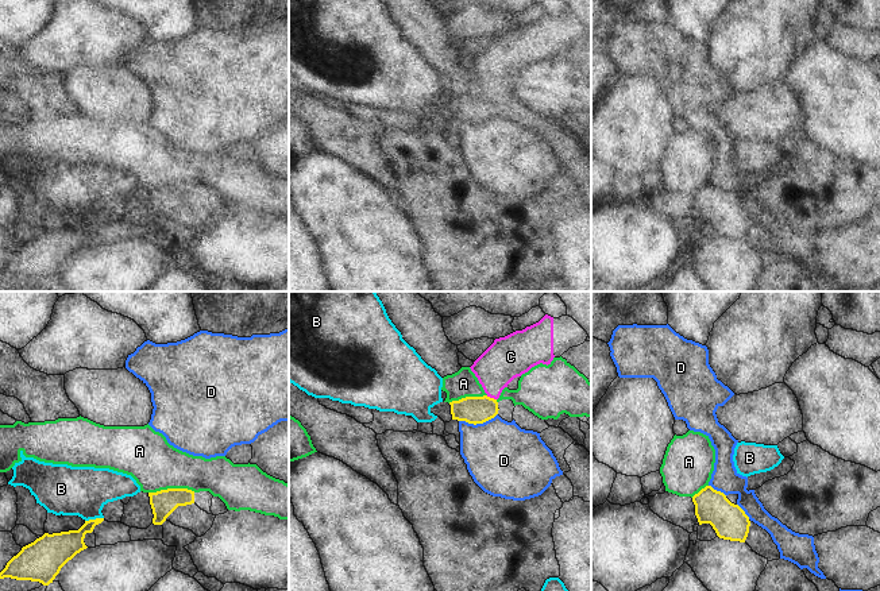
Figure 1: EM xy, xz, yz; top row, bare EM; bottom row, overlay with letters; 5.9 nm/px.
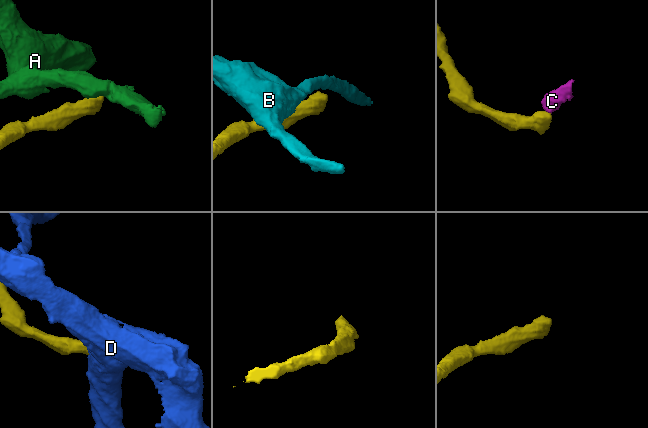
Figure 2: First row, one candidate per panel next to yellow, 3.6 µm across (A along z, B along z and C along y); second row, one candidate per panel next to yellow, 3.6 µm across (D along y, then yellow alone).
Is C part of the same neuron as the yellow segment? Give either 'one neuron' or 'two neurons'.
one neuron

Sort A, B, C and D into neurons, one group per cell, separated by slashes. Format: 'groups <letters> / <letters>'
groups A / B / C / D

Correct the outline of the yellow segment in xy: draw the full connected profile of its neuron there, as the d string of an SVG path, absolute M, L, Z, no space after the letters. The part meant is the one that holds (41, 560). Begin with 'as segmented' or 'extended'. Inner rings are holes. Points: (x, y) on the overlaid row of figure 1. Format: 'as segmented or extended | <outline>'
as segmented | M104 518L85 521L78 530L61 533L45 533L34 542L22 548L0 572L0 579L39 582L43 586L53 583L61 568L77 553L86 549L85 534L92 533L94 526Z

